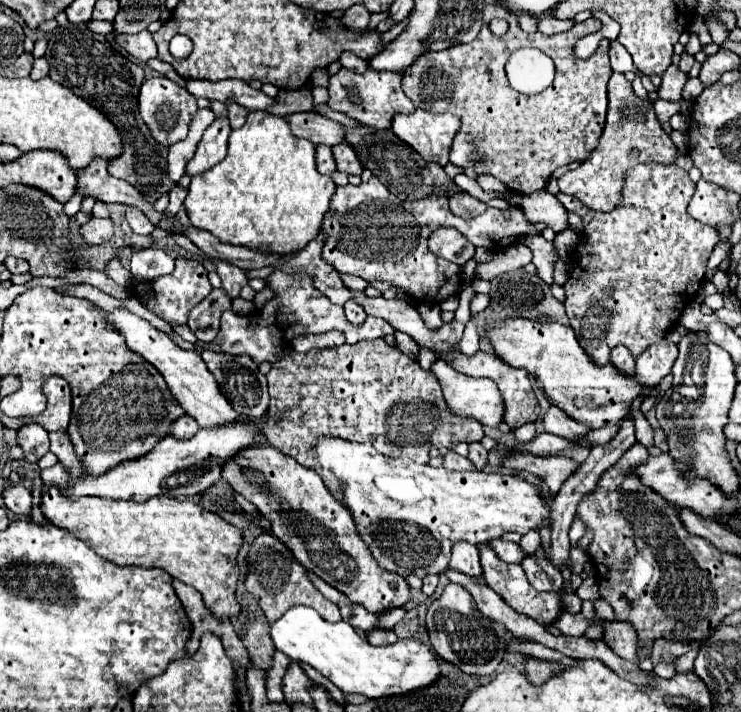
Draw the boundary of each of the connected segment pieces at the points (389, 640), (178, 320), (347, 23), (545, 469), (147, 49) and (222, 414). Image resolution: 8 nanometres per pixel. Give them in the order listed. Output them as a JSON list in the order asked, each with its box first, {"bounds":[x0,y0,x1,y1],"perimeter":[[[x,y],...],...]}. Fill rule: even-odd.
[{"bounds":[367,630,397,646],"perimeter":[[[371,630],[367,632],[367,642],[373,646],[389,646],[397,642],[397,636],[393,630]]]},{"bounds":[129,258,213,324],"perimeter":[[[175,258],[175,270],[167,276],[151,280],[149,290],[151,290],[153,296],[143,298],[133,290],[133,286],[129,286],[129,294],[135,296],[139,302],[143,302],[143,306],[147,306],[153,314],[167,320],[169,324],[185,324],[187,318],[189,318],[191,308],[195,308],[203,298],[207,298],[209,292],[213,290],[213,286],[211,286],[211,282],[207,278],[207,270],[203,268],[201,262],[189,260],[189,258]]]},{"bounds":[341,6,369,30],"perimeter":[[[351,6],[349,10],[345,10],[345,14],[341,16],[341,24],[349,30],[365,30],[369,24],[369,12],[365,10],[365,6]]]},{"bounds":[501,452,579,496],"perimeter":[[[511,452],[501,460],[509,470],[527,470],[545,482],[545,488],[555,496],[563,482],[577,472],[579,464],[565,456],[535,456],[529,452]]]},{"bounds":[115,30,157,62],"perimeter":[[[147,30],[139,32],[139,34],[133,34],[133,36],[131,34],[121,34],[115,40],[117,40],[119,46],[123,46],[131,56],[135,56],[141,62],[147,62],[147,60],[157,56],[157,46],[153,42],[151,32],[147,32]]]},{"bounds":[107,308,243,428],"perimeter":[[[125,308],[123,310],[115,310],[115,312],[107,314],[107,316],[109,316],[109,322],[117,330],[121,330],[121,334],[127,340],[127,346],[133,352],[141,354],[143,358],[147,358],[147,362],[151,362],[163,374],[171,394],[183,406],[185,414],[193,416],[201,428],[215,428],[215,426],[223,426],[223,424],[233,424],[239,418],[243,418],[227,402],[227,398],[223,396],[219,384],[215,382],[213,374],[207,370],[203,358],[197,352],[187,352],[187,350],[179,348],[167,334],[155,330],[147,320],[131,314]]]}]

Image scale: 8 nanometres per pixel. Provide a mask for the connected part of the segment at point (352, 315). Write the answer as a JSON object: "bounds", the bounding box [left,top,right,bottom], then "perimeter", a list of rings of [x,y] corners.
{"bounds":[343,302,367,324],"perimeter":[[[345,302],[343,308],[345,308],[345,316],[347,316],[347,320],[351,324],[363,324],[365,322],[367,314],[365,314],[365,310],[357,302]]]}

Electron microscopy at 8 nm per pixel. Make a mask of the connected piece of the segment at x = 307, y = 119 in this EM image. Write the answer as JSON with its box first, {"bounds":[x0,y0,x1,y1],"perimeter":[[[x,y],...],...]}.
{"bounds":[285,112,343,146],"perimeter":[[[297,112],[297,114],[285,116],[285,120],[289,122],[291,132],[297,138],[305,138],[315,146],[319,144],[335,146],[343,142],[343,126],[317,112]]]}

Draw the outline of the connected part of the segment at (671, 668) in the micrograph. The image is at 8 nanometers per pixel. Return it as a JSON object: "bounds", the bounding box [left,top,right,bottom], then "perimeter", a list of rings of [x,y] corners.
{"bounds":[653,659,676,679],"perimeter":[[[676,659],[671,664],[665,664],[663,660],[659,664],[654,665],[653,672],[659,677],[670,679],[675,674],[675,664]]]}

